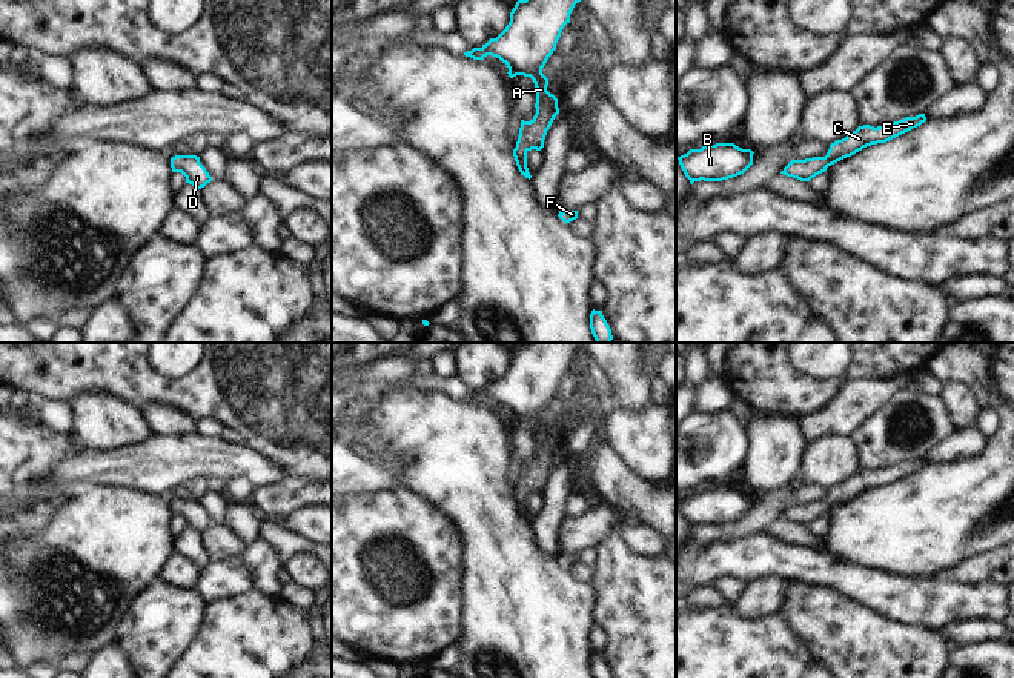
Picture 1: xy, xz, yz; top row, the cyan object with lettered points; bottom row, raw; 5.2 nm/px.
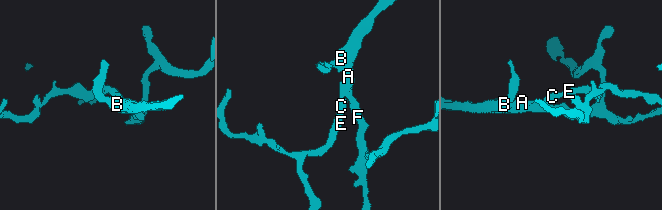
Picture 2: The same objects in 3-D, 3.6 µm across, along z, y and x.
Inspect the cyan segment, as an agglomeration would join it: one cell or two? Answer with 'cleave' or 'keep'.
keep

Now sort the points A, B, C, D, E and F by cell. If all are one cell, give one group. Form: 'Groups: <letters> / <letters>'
Groups: A B C D E F.

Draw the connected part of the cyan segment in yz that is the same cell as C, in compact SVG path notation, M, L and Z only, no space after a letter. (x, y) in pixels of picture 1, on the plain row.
M925 458L916 461L906 461L903 464L883 469L883 470L859 470L856 475L850 477L845 483L837 484L830 489L825 501L813 501L805 504L791 504L780 518L787 521L797 523L800 526L810 526L816 520L827 515L828 510L854 500L867 490L886 487L913 472L920 470L926 466Z

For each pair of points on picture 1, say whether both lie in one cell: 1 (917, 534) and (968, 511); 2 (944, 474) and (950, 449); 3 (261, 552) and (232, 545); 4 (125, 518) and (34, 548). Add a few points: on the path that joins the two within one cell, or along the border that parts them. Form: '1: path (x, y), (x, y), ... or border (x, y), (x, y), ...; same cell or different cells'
1: path (930, 521), (956, 511); same cell
2: border (980, 451), (973, 457), (927, 465); different cells
3: border (246, 546), (238, 557); different cells
4: path (102, 541), (96, 548), (57, 548); same cell

